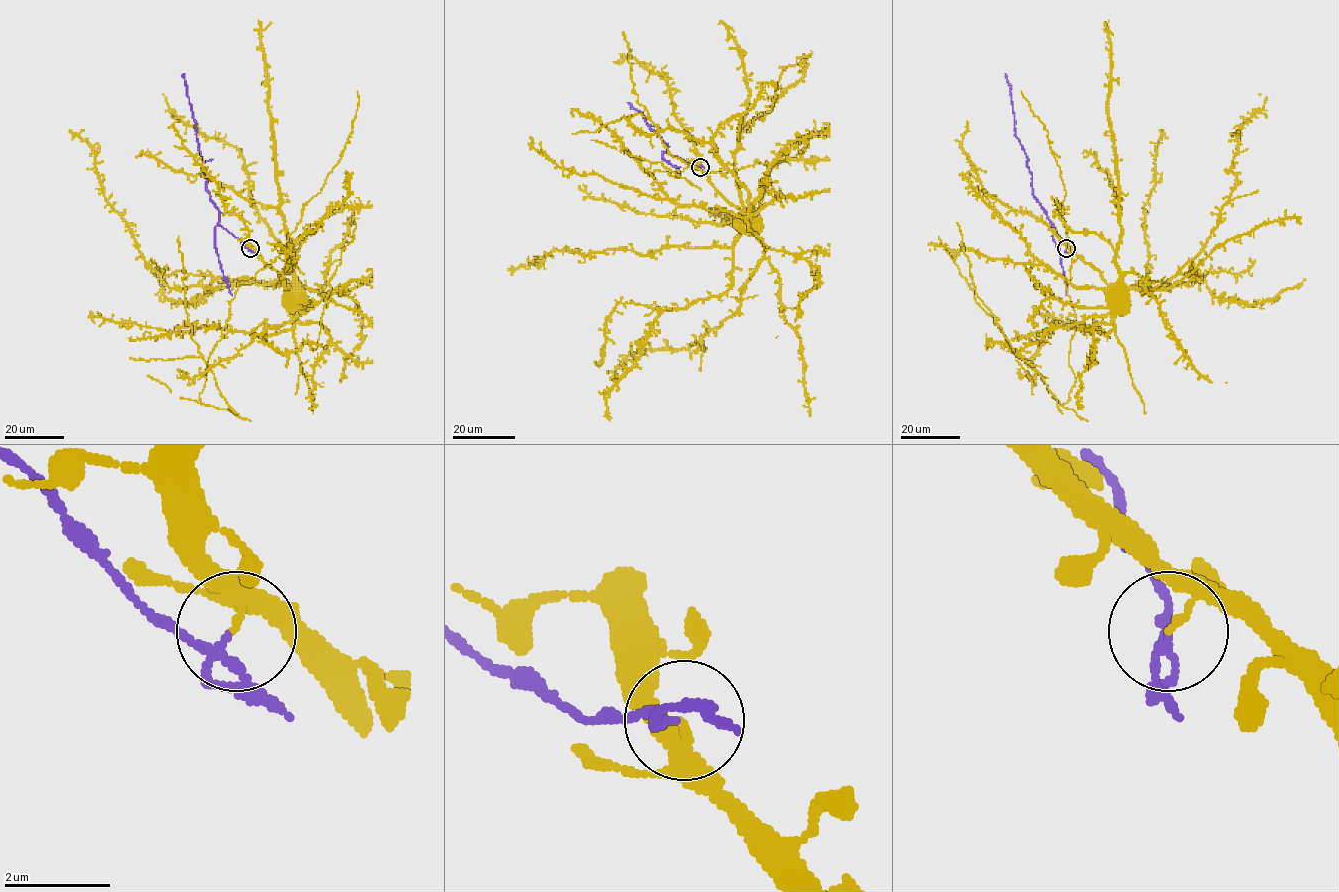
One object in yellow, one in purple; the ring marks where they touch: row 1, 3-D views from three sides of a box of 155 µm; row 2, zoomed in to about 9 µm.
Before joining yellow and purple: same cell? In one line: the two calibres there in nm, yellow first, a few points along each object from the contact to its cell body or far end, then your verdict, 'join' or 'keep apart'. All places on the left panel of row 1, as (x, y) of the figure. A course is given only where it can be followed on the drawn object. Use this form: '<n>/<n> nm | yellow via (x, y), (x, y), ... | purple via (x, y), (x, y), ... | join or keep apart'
120/120 nm | yellow via (250, 248), (277, 272), (288, 289), (295, 292) | purple via (250, 248), (219, 223), (219, 210), (206, 188), (195, 119), (183, 74) | keep apart

